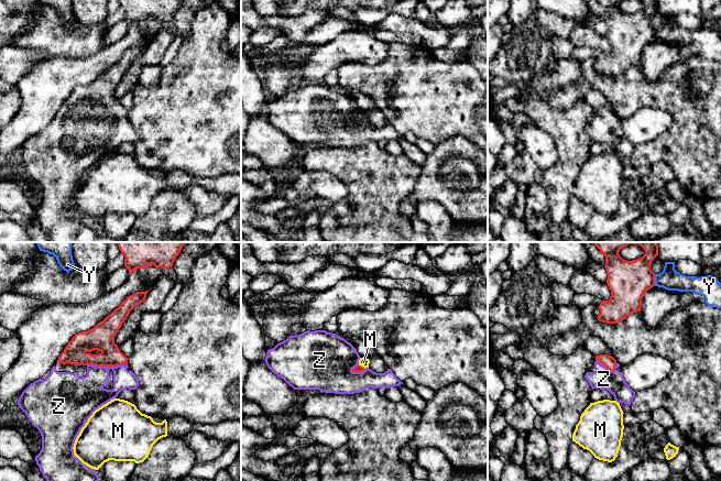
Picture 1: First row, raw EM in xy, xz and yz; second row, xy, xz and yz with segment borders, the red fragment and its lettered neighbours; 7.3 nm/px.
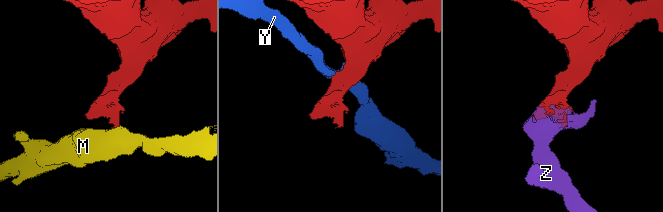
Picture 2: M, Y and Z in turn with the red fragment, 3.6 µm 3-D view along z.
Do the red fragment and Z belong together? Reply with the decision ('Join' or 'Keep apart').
Join

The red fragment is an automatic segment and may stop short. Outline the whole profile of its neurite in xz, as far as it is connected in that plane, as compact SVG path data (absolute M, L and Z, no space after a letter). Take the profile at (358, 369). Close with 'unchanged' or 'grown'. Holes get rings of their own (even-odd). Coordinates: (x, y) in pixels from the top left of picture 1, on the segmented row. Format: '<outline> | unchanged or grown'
M326 330L290 336L269 349L267 368L294 390L354 394L365 389L394 387L403 384L391 369L376 373L359 364L357 349Z | grown

